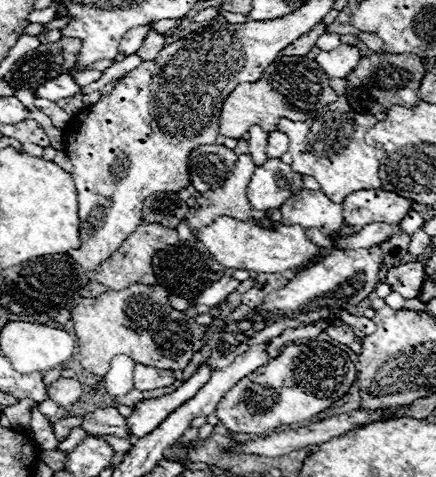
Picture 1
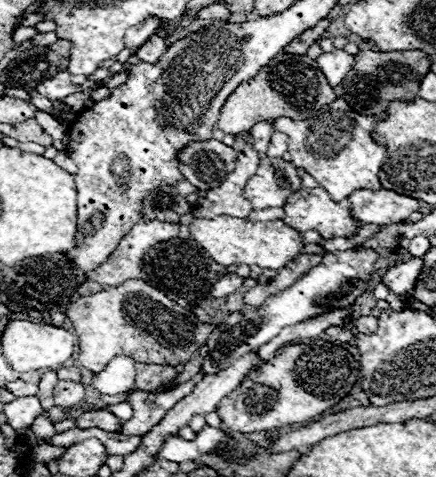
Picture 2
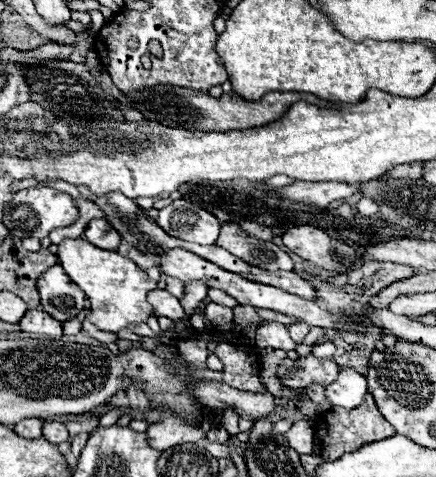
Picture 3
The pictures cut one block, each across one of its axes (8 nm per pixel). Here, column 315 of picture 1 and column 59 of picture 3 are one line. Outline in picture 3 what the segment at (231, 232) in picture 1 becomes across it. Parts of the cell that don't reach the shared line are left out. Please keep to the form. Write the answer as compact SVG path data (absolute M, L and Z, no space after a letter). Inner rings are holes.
M64 238L58 244L58 262L72 278L72 282L78 284L80 290L84 290L86 298L92 302L88 320L98 330L114 332L112 324L118 324L116 332L120 332L122 328L128 328L130 322L146 322L152 316L152 306L146 302L146 294L158 286L126 256L100 250L84 238Z

